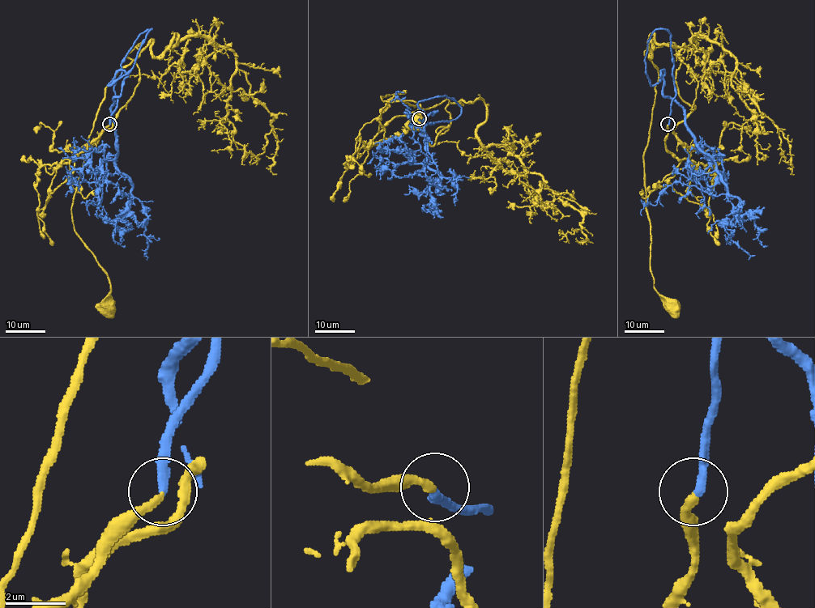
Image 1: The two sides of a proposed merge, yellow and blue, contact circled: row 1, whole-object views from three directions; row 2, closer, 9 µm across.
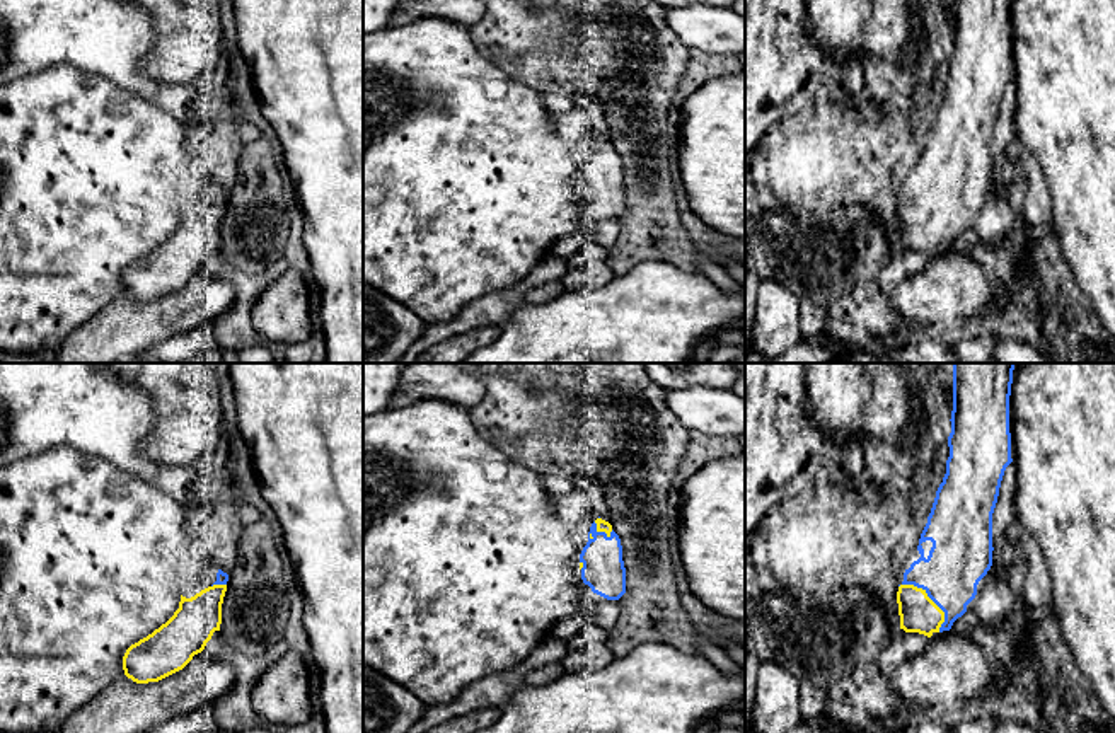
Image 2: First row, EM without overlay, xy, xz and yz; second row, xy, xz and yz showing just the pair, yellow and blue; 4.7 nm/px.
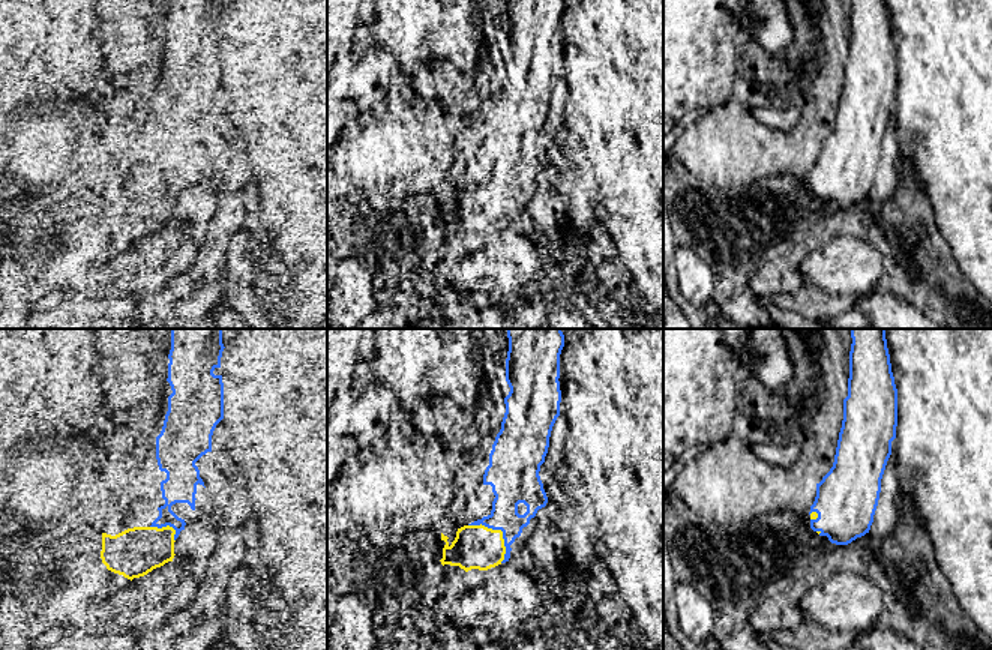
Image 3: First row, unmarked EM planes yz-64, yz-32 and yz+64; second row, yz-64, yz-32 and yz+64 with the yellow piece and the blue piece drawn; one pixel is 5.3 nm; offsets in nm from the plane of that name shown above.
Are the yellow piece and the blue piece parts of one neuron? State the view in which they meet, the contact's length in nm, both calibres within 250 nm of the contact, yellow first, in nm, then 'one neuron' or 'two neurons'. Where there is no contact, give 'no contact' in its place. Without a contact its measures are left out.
contact in yz; length 300 nm; calibres 180 and 280 nm; two neurons

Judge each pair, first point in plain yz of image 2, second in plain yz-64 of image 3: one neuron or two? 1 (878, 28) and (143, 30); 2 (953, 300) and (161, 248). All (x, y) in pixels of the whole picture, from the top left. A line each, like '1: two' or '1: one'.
1: one
2: one

